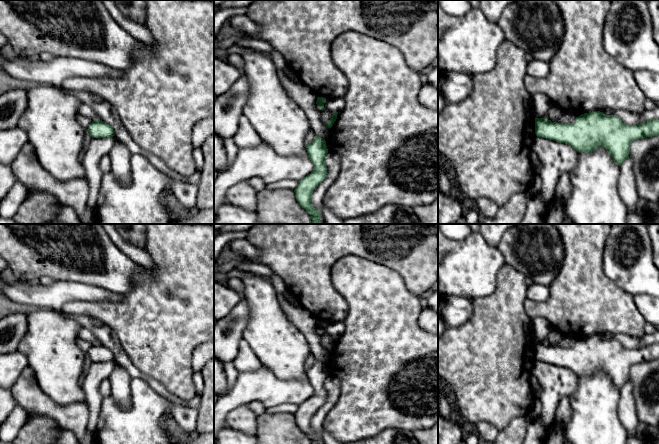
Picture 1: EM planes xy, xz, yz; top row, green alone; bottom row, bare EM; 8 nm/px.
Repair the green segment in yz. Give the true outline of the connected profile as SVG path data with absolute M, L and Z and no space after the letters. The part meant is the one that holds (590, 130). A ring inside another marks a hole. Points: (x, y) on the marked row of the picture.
M592 111L581 114L568 124L535 118L535 134L568 144L577 152L591 153L602 146L613 161L621 165L629 157L633 141L659 135L659 120L650 118L638 125L628 125L616 115Z

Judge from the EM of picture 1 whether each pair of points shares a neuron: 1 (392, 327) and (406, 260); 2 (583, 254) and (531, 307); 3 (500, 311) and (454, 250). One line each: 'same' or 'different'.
1: different
2: same
3: different

